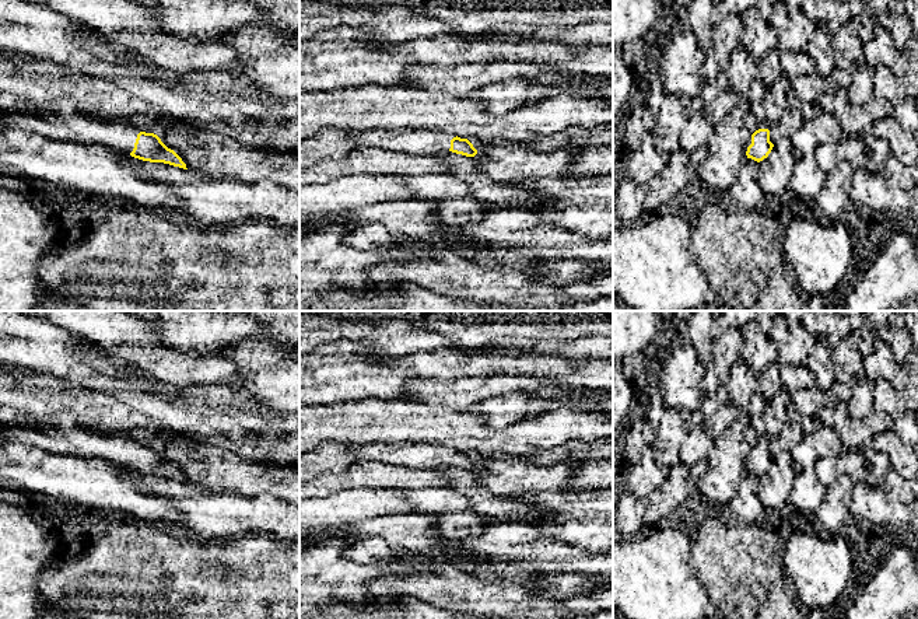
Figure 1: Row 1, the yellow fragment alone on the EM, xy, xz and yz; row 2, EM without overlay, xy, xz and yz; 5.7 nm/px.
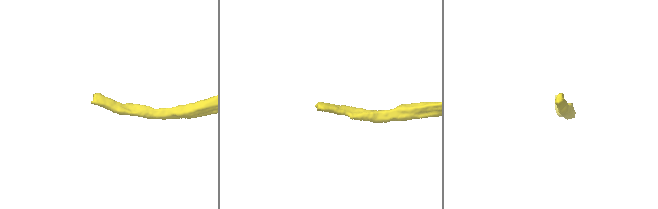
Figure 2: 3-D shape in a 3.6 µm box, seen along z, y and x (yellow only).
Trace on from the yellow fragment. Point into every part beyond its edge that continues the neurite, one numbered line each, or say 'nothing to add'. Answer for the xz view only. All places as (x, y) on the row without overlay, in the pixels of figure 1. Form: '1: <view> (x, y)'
1: xz (414, 455)

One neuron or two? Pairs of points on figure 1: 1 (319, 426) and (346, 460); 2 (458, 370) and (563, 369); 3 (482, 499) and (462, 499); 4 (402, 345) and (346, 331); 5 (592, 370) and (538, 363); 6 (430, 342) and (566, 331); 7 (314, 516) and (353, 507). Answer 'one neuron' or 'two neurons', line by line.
1: two neurons
2: one neuron
3: one neuron
4: one neuron
5: one neuron
6: two neurons
7: one neuron

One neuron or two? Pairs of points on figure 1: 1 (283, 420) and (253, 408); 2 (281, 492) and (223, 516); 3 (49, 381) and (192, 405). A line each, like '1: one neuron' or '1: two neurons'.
1: two neurons
2: two neurons
3: two neurons

